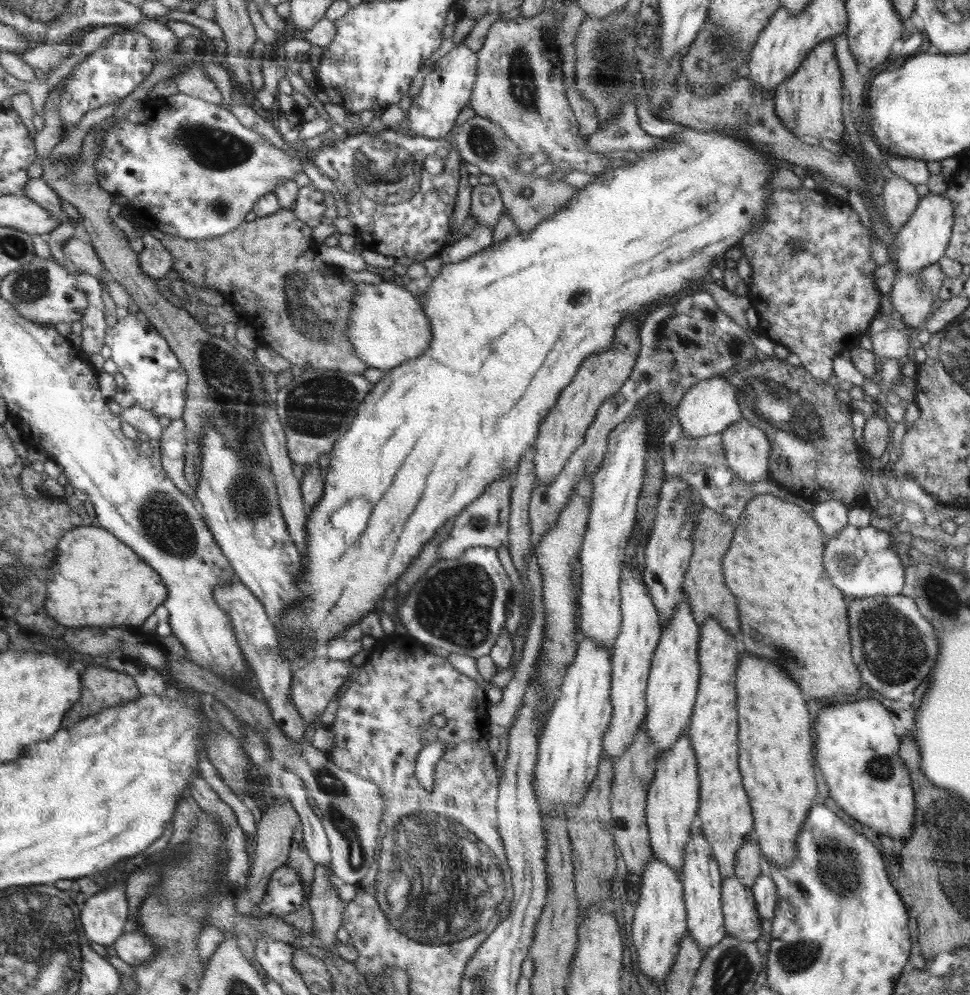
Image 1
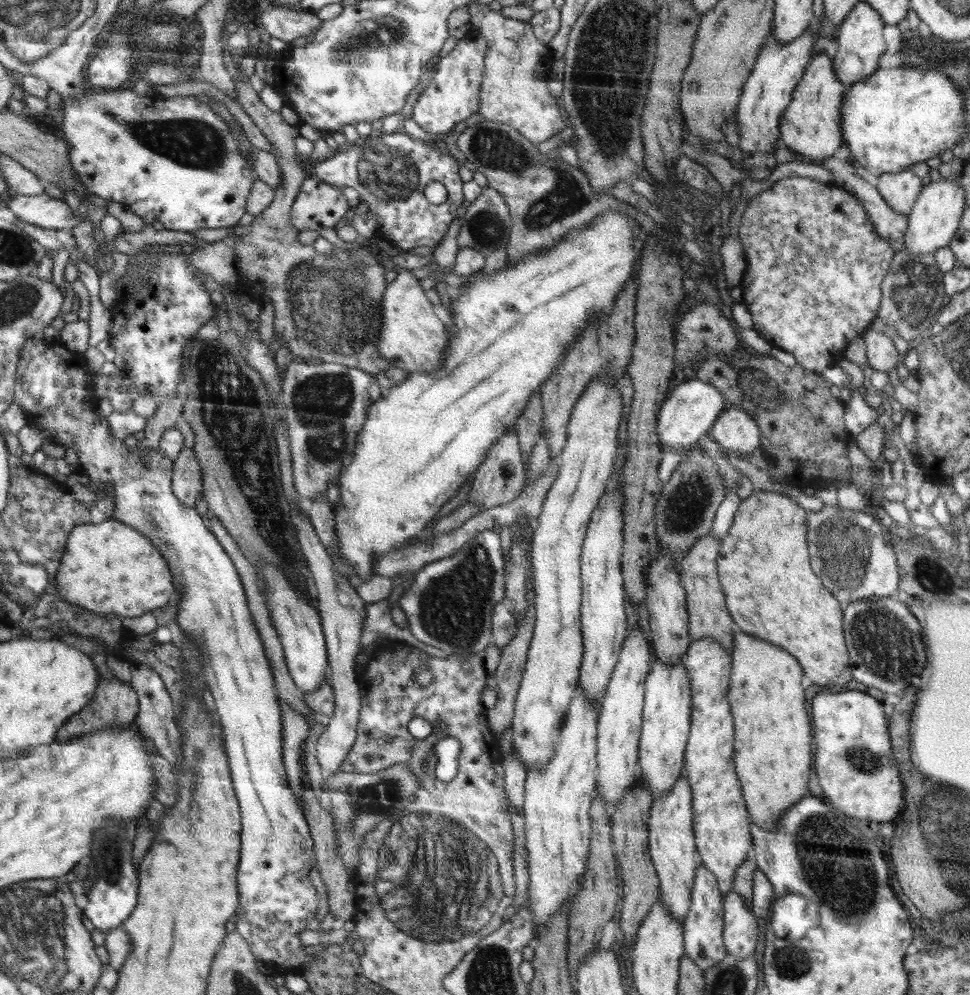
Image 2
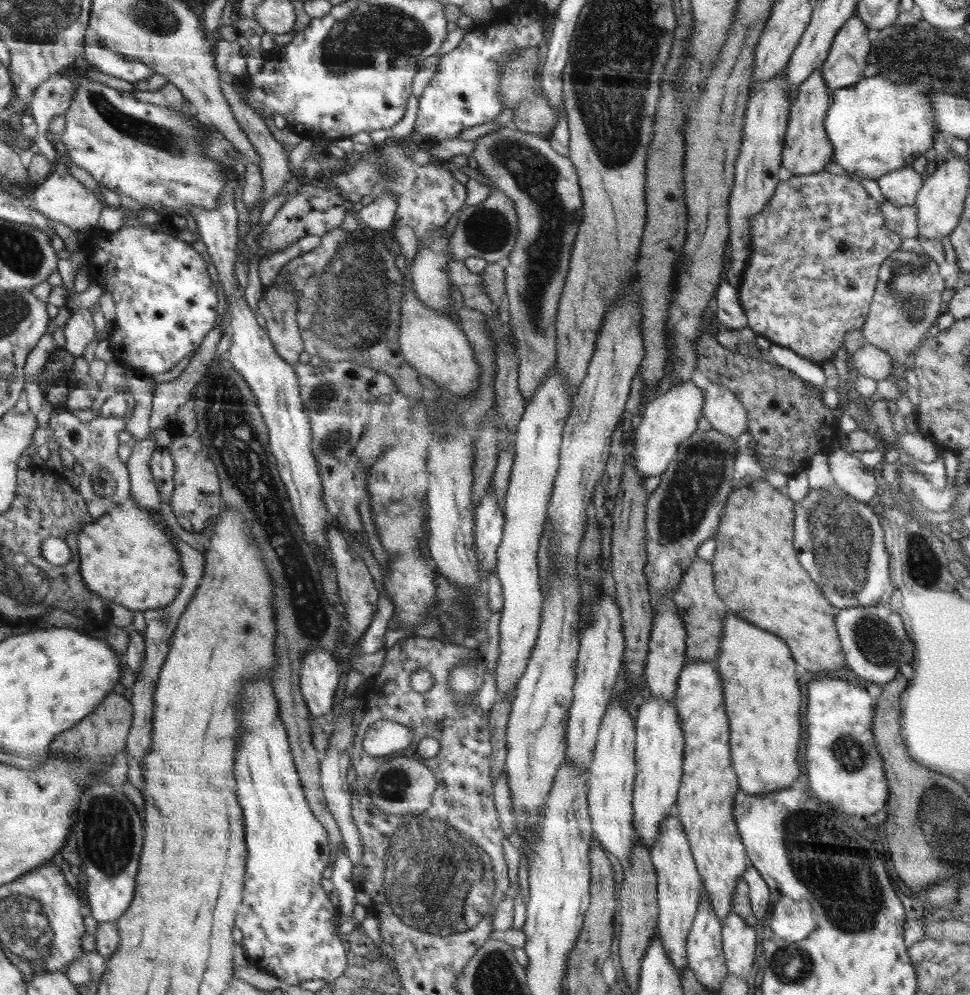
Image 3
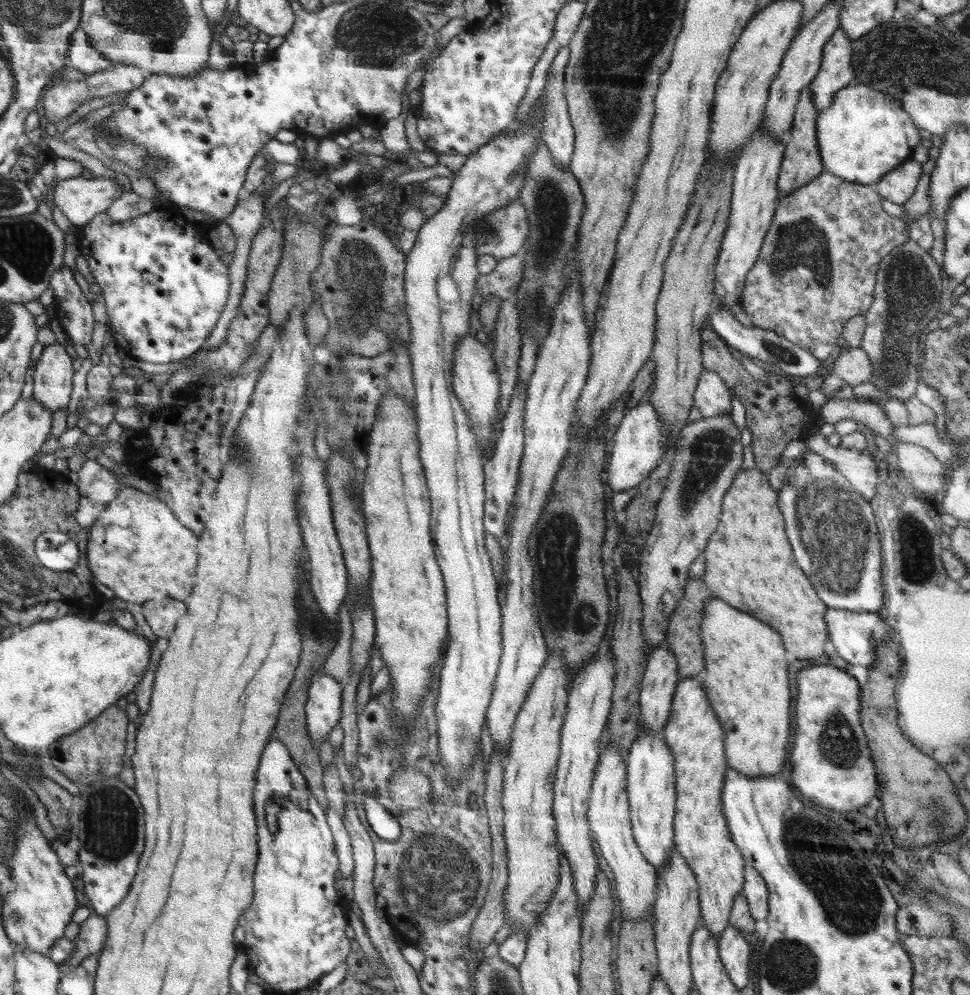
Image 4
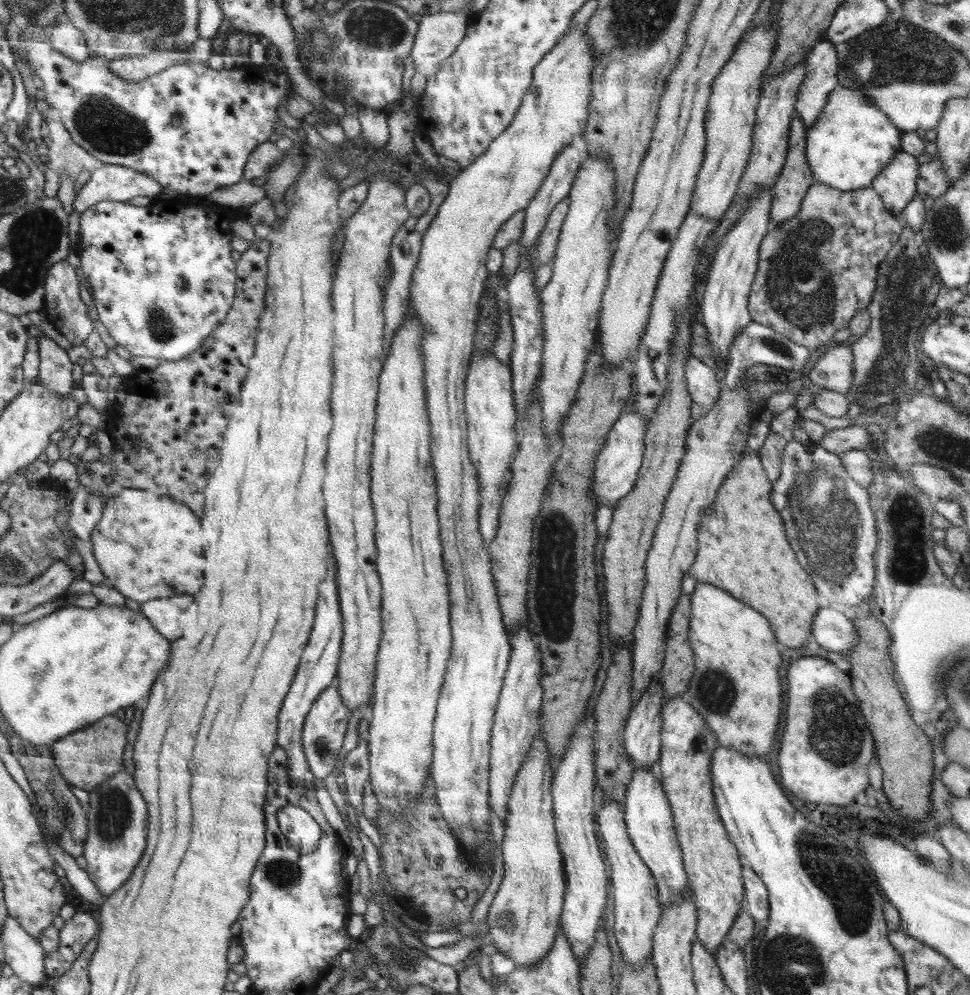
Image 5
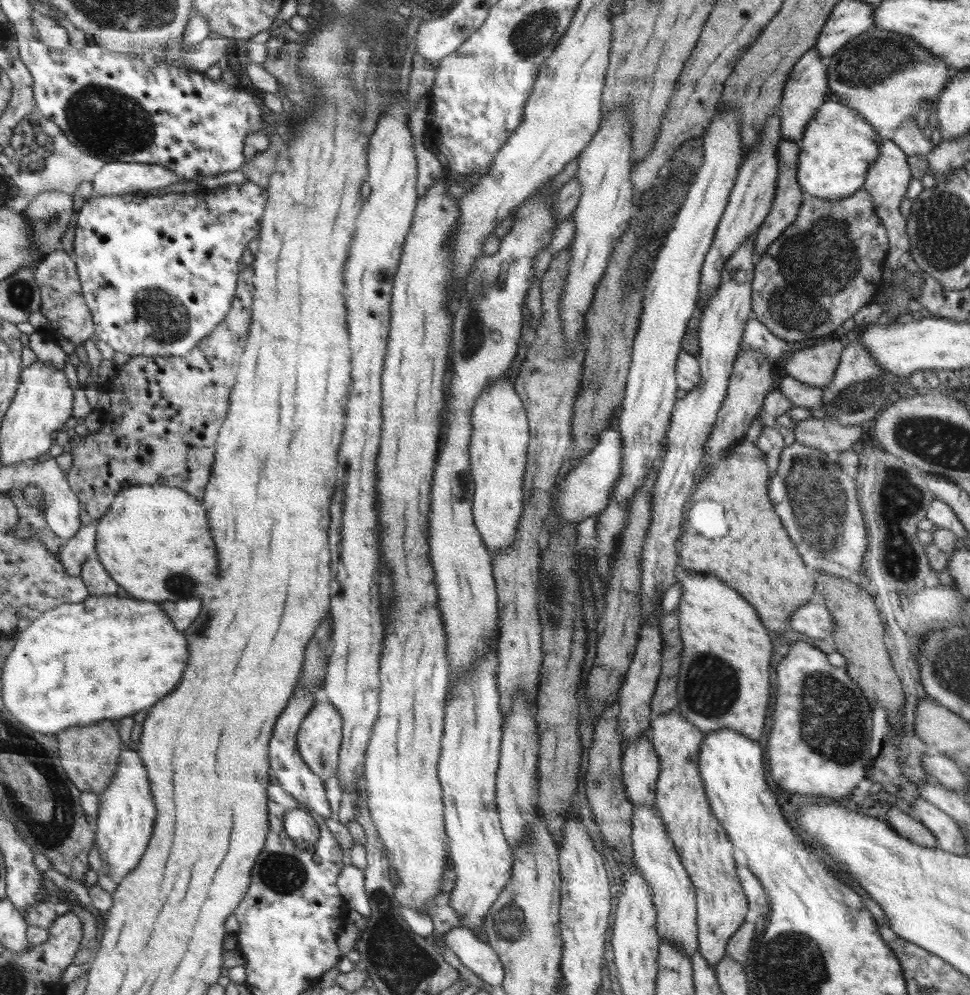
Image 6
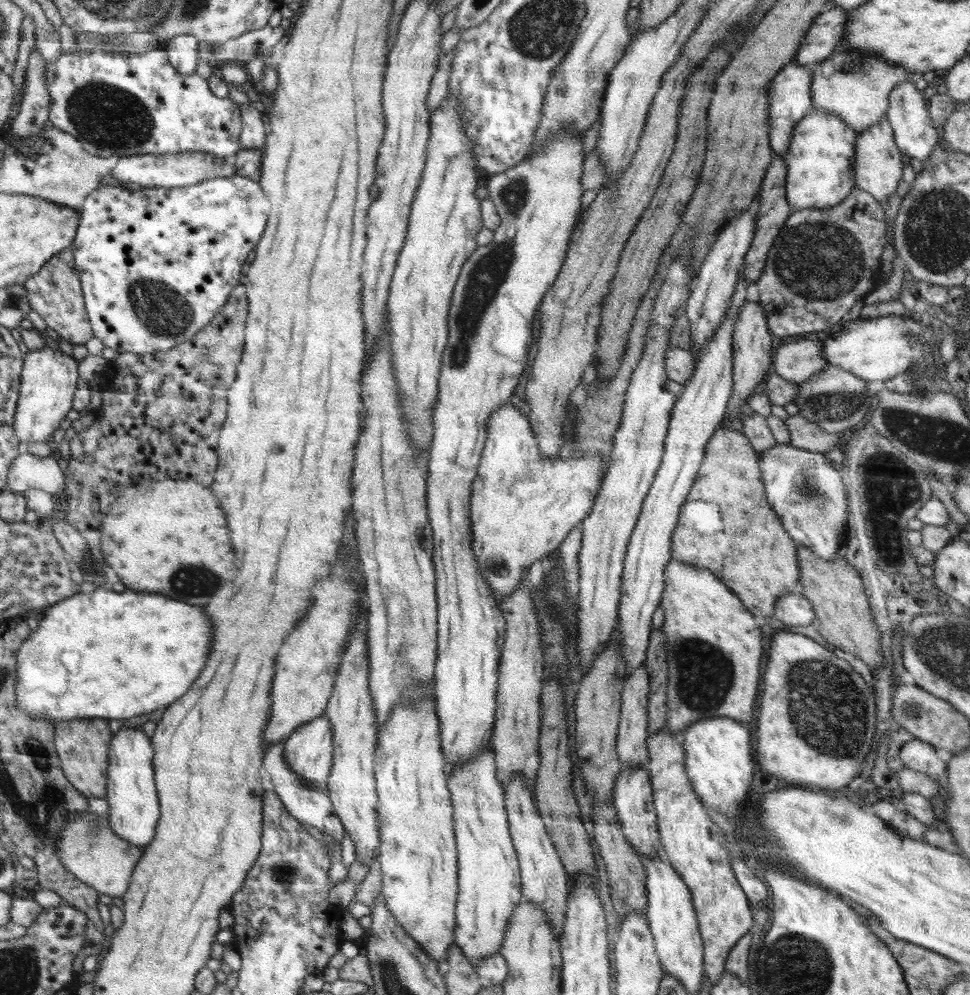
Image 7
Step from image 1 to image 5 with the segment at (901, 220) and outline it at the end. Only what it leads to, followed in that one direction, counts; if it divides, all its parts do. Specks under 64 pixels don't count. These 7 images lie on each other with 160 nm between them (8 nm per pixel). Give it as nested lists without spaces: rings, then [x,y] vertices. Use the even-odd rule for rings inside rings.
[[[900,151],[870,184],[885,209],[898,220],[901,220],[902,210],[917,193],[920,165],[916,157]]]

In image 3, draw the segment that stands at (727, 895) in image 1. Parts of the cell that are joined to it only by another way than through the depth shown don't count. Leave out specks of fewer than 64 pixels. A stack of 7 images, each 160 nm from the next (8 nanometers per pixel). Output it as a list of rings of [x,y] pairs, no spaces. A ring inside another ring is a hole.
[[[733,910],[728,913],[721,930],[721,941],[727,972],[747,977],[752,974],[756,948],[756,932]]]

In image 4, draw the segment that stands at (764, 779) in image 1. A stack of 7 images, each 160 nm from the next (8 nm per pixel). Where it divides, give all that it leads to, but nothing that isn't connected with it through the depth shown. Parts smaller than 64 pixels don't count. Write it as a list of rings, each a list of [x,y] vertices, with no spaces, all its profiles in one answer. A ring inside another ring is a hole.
[[[716,597],[705,605],[703,619],[703,685],[725,732],[727,766],[753,779],[780,773],[790,736],[789,664],[783,640],[770,626]]]

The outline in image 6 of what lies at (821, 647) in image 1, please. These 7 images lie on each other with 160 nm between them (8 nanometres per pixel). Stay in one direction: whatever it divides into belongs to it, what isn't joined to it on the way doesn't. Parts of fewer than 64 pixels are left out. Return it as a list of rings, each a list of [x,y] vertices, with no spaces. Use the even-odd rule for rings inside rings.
[[[744,440],[726,451],[727,457],[707,472],[689,499],[690,504],[706,500],[720,502],[724,506],[726,522],[730,522],[728,534],[720,538],[704,538],[688,524],[688,520],[683,520],[677,565],[683,566],[686,571],[718,576],[756,609],[762,625],[767,630],[770,628],[768,631],[782,635],[790,630],[793,612],[808,604],[814,594],[813,572],[796,552],[796,546],[772,510],[767,487],[771,474],[763,452],[753,442]]]

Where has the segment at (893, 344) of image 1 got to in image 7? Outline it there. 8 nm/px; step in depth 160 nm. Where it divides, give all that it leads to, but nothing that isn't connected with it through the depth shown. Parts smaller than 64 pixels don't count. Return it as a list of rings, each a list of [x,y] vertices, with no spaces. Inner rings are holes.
[[[799,340],[775,346],[774,372],[794,383],[803,383],[824,367],[828,361],[822,357],[823,344],[818,340]]]

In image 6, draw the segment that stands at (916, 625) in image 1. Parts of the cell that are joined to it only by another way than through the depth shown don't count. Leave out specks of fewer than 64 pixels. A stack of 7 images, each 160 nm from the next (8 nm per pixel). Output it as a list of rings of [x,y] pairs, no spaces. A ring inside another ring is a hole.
[[[810,602],[793,612],[790,629],[808,636],[817,644],[827,645],[836,626],[831,612],[822,604]]]

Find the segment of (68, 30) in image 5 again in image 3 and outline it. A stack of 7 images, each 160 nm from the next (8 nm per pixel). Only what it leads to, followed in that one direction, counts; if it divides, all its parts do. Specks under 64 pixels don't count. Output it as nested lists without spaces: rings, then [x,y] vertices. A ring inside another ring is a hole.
[[[91,28],[87,29],[86,40],[79,54],[88,62],[89,68],[134,84],[147,80],[155,73],[143,61],[130,59],[106,48]]]

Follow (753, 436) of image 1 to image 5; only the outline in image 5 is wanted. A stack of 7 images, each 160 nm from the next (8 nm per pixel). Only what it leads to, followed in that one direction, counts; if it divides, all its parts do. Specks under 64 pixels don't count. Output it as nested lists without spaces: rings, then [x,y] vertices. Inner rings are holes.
[[[690,356],[684,362],[684,380],[691,399],[706,411],[718,400],[722,384],[717,380],[714,368]]]

